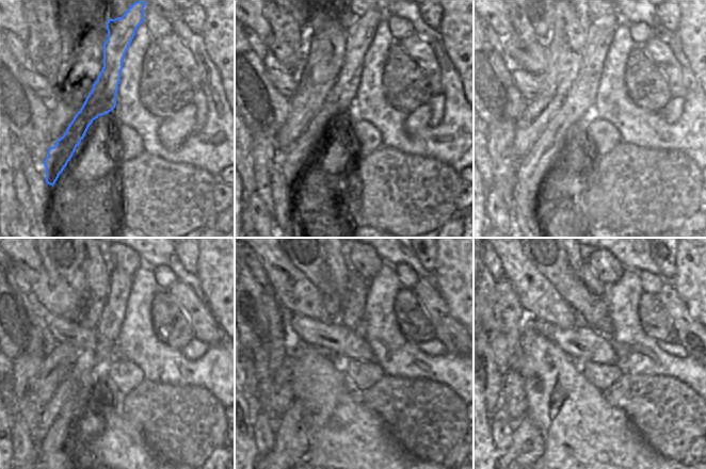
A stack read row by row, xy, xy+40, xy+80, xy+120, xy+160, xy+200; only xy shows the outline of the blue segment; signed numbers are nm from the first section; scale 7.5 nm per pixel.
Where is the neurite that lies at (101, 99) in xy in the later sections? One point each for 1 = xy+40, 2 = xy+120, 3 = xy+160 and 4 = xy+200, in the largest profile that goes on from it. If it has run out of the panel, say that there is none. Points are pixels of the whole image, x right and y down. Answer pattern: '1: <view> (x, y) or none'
1: xy+40 (295, 161)
2: xy+120 (51, 436)
3: xy+160 (290, 440)
4: xy+200 (527, 446)

